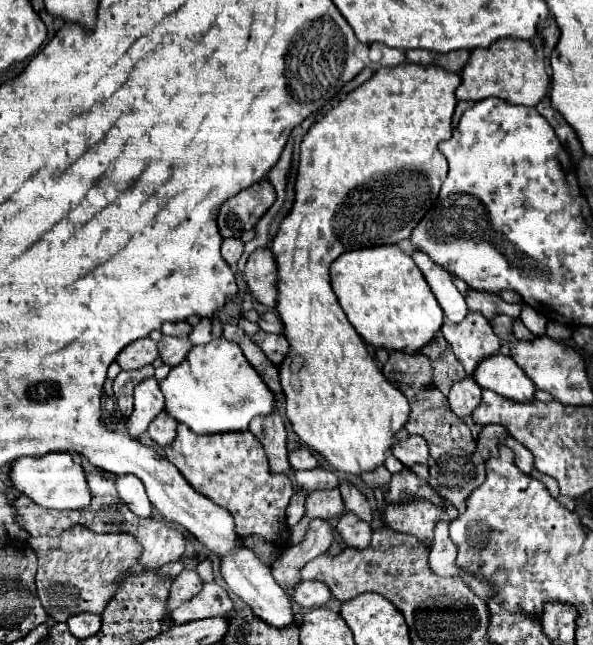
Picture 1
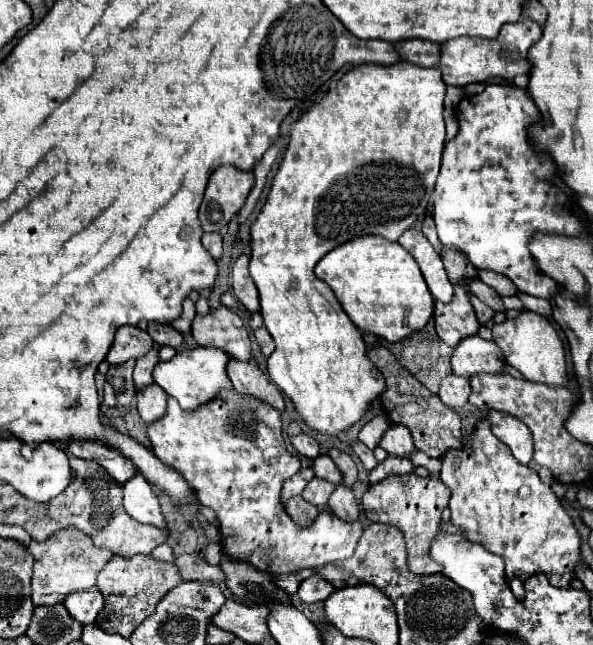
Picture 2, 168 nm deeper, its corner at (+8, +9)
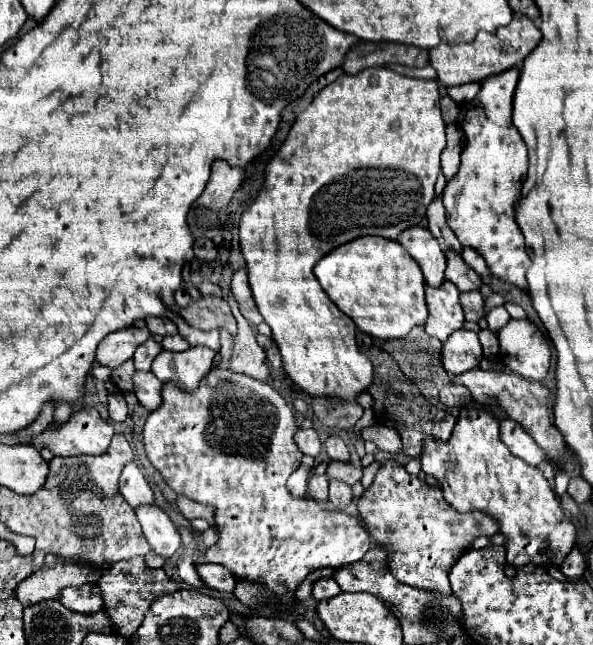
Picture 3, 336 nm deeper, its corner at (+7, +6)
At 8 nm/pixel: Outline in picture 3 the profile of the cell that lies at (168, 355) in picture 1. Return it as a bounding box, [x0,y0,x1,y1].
[145,318,177,336]

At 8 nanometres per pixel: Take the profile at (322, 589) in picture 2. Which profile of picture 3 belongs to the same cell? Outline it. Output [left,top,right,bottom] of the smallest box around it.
[311,578,341,602]

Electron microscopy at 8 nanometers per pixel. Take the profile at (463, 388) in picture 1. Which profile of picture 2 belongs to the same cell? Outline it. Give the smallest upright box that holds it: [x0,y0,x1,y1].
[440,375,470,409]

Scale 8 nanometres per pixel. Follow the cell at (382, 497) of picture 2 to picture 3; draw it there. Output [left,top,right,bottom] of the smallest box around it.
[359,460,497,594]

